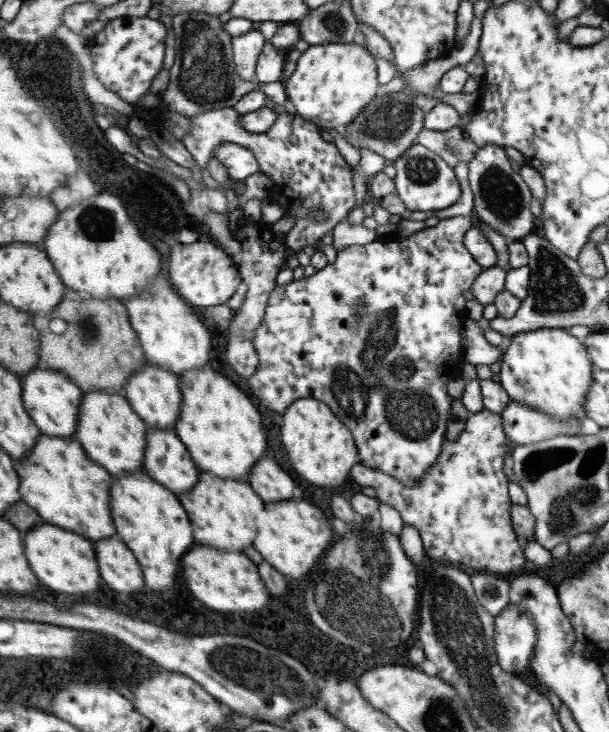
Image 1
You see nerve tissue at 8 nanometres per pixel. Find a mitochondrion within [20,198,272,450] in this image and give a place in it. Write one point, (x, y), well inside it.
(96, 224)

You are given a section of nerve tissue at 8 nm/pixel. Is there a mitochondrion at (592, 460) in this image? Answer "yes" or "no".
yes

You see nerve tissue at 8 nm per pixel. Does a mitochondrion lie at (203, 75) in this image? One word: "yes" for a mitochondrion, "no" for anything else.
yes

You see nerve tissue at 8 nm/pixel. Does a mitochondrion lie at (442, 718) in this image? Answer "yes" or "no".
yes

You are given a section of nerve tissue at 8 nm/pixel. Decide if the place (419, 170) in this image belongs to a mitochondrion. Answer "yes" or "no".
yes

